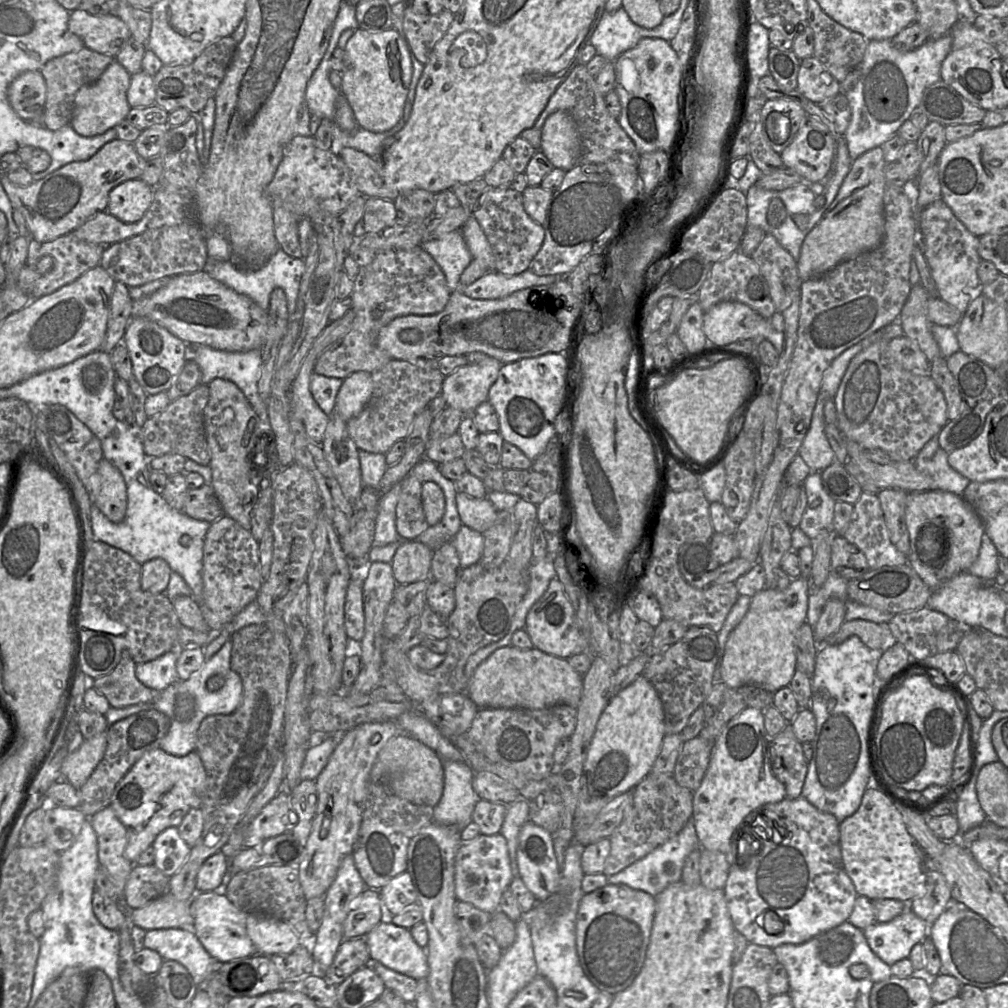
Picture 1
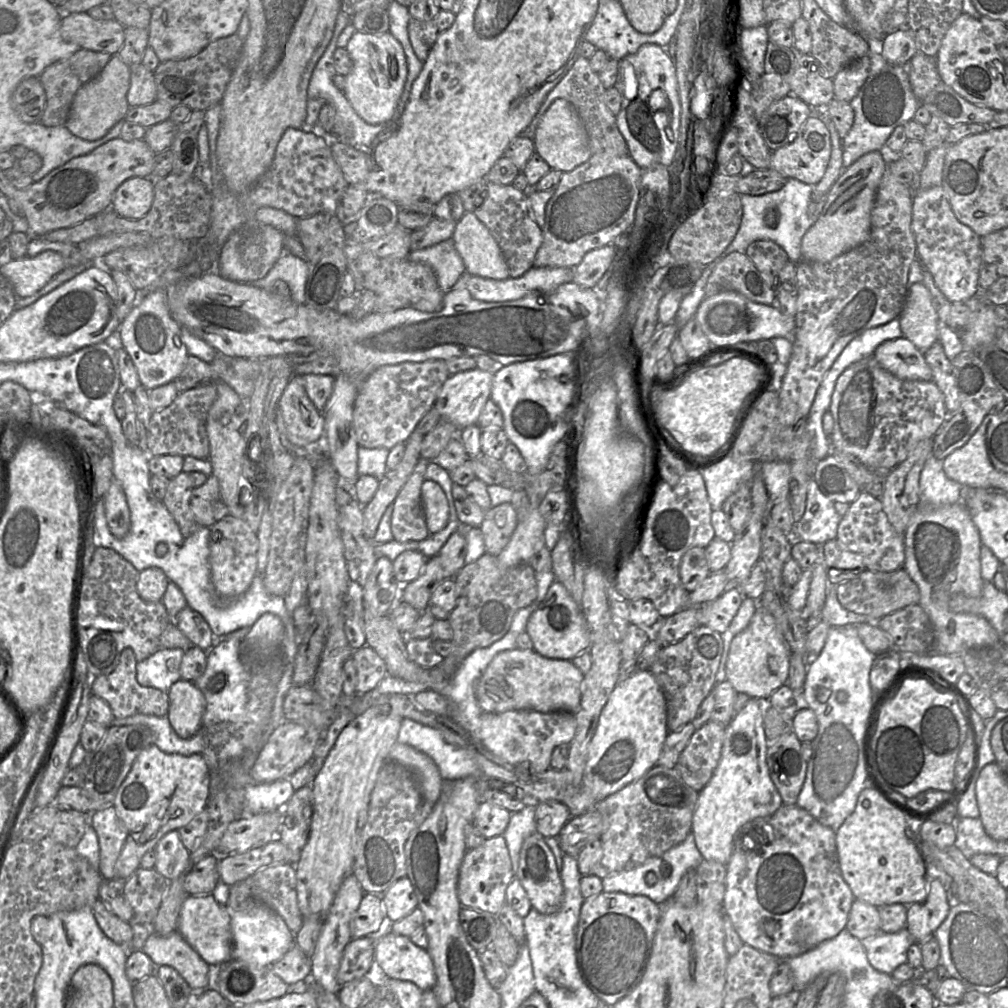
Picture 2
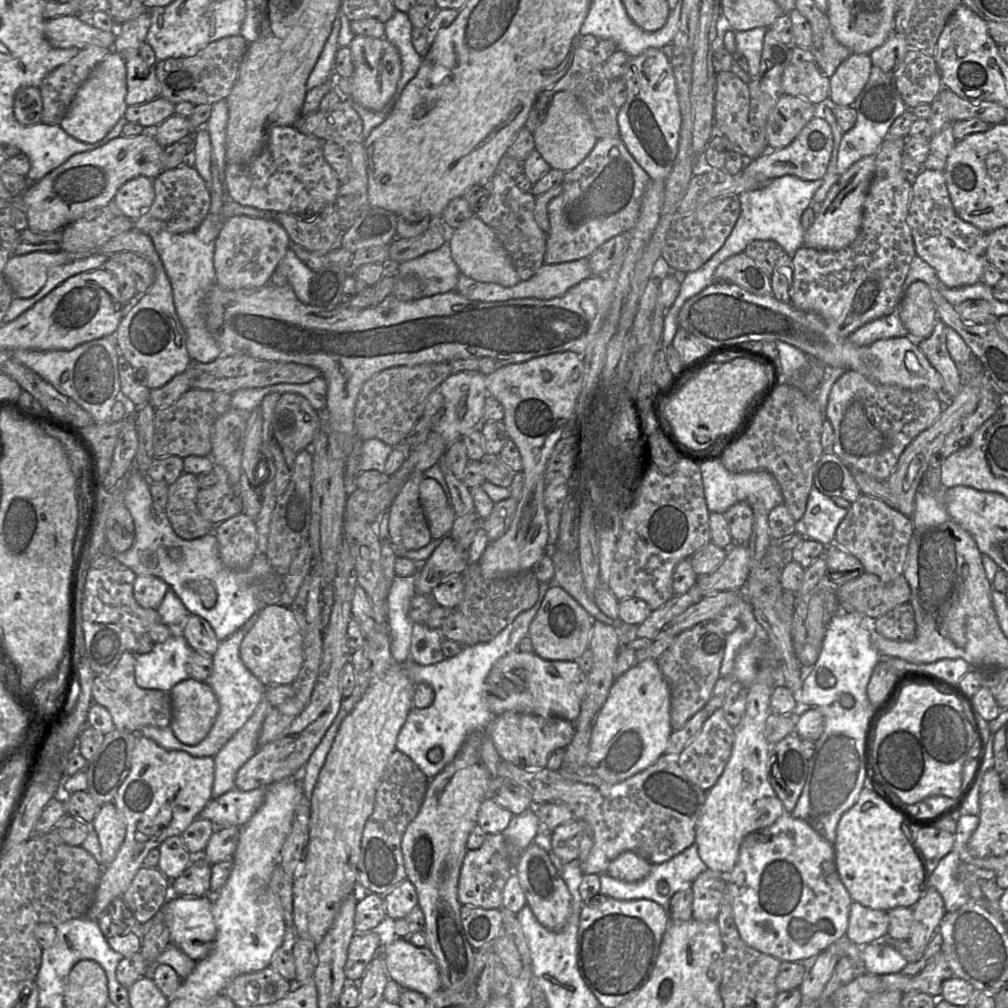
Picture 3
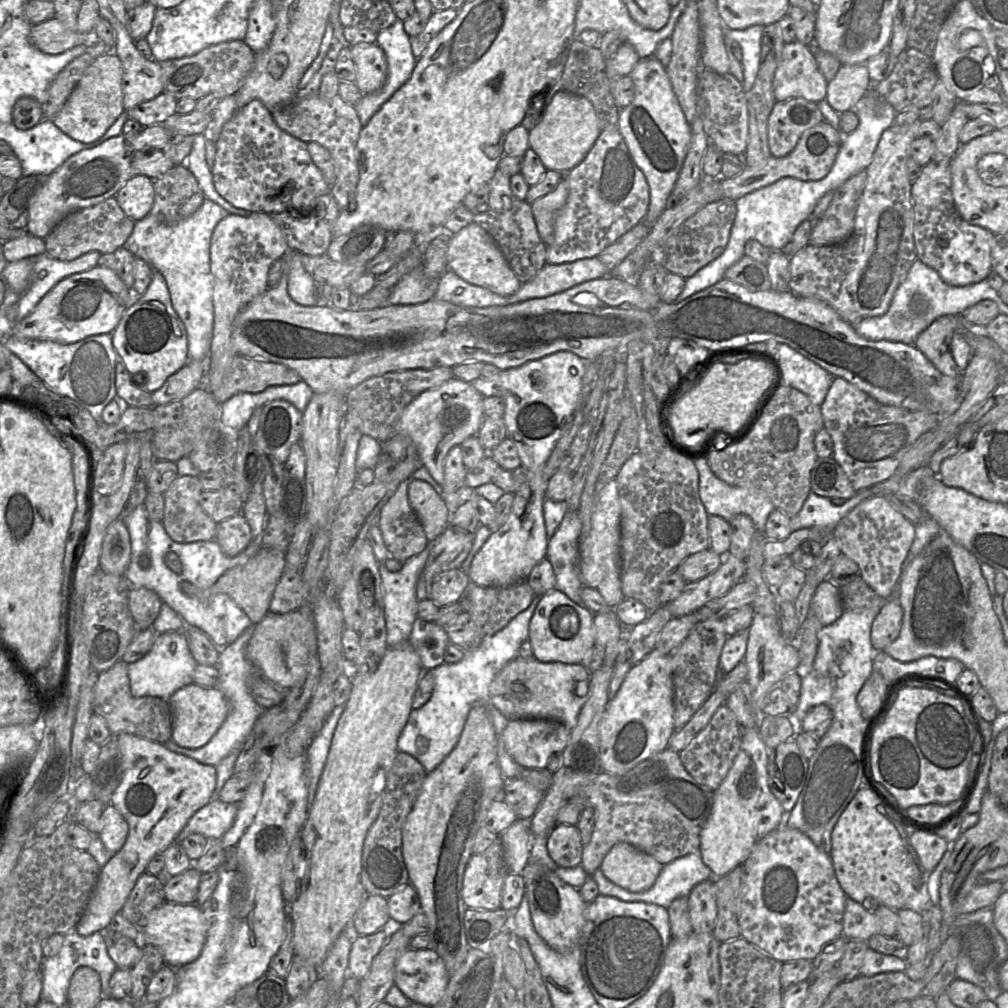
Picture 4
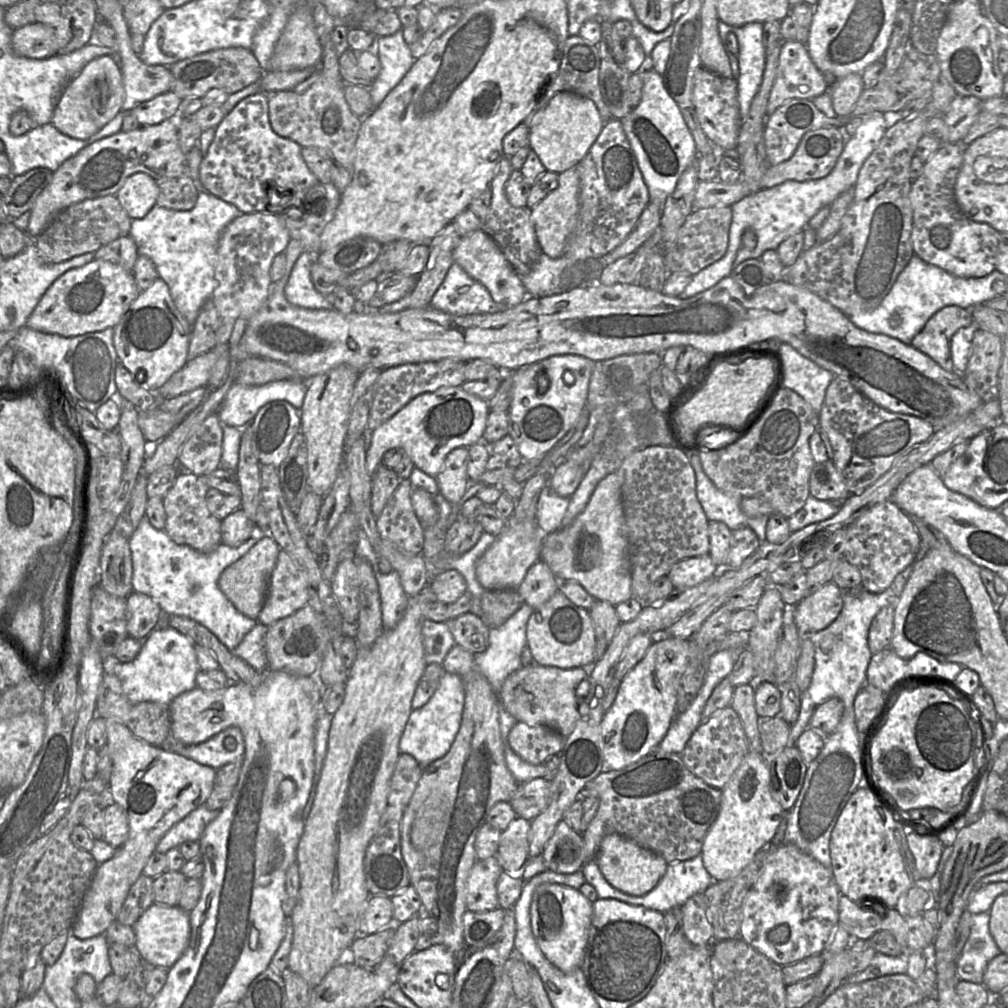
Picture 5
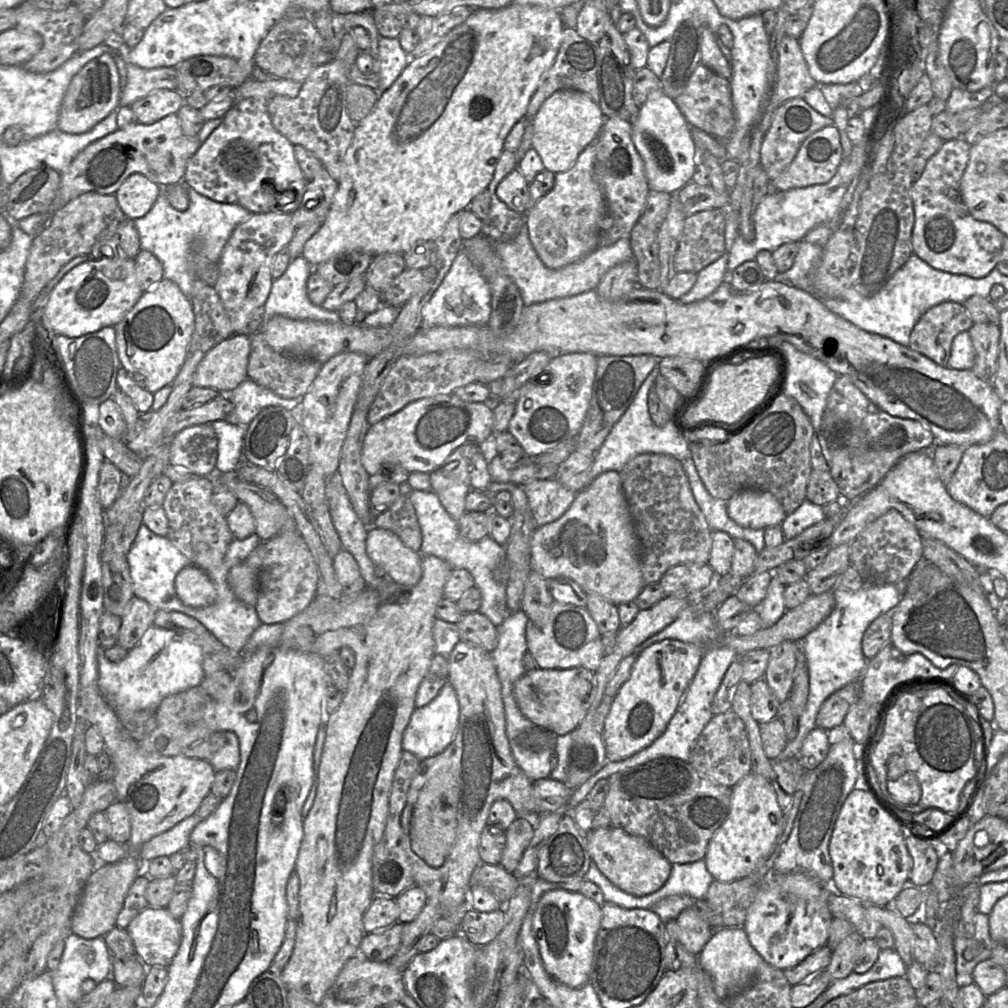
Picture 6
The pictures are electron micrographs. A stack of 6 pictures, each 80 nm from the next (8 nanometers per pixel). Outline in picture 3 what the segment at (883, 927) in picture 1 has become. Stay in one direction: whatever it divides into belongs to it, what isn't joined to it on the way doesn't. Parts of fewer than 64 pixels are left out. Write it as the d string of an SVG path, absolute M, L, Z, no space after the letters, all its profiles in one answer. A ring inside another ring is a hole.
M876 941L861 947L862 967L865 973L886 975L900 973L907 960L891 945Z

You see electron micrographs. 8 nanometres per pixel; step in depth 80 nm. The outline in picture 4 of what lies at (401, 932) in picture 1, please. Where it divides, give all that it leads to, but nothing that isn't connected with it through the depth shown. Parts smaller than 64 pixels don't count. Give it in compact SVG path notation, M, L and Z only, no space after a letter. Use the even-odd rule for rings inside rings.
M407 948L395 963L394 983L411 1001L433 1007L443 998L450 976L433 949Z

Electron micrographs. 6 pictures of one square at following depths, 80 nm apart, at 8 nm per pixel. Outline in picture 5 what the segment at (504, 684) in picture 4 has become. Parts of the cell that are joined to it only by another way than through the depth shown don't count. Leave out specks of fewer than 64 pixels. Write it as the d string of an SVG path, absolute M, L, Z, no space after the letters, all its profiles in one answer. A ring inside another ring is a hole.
M536 663L522 666L505 679L498 694L499 702L518 721L545 725L567 737L574 730L581 716L580 705L585 703L587 697L578 697L576 688L589 675L588 667L562 669Z

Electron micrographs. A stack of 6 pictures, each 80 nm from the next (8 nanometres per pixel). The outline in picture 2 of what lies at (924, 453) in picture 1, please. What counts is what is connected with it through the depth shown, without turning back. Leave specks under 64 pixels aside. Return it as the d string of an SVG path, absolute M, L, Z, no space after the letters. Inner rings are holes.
M933 454L929 455L920 474L921 503L937 507L960 502L961 487L961 484L946 476L943 461Z

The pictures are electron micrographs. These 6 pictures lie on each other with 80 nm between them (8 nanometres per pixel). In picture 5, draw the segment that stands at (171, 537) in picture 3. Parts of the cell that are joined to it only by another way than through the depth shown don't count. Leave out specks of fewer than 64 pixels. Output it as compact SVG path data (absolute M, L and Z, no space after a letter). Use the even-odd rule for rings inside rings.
M144 516L133 535L129 539L132 557L132 591L150 596L159 604L163 613L167 615L185 616L191 618L210 630L229 650L234 650L245 635L254 628L258 620L249 618L241 613L218 588L218 579L225 568L243 557L260 539L255 534L237 547L223 543L210 553L201 553L195 549L176 544L165 530L154 528L148 518Z

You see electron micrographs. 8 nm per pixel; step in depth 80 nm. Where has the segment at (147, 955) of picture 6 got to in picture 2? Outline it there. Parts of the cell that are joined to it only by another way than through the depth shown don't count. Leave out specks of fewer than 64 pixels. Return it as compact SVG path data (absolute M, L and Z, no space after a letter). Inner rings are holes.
M213 894L189 895L181 906L177 931L206 963L210 966L219 966L232 959L233 941L230 921L228 908L220 904Z

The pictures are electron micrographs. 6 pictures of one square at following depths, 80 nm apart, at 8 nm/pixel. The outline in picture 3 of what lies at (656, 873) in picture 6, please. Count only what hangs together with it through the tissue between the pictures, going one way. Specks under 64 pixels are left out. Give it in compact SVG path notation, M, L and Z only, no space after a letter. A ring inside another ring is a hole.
M624 851L610 863L606 873L615 879L634 883L645 879L651 866L651 863L636 853Z

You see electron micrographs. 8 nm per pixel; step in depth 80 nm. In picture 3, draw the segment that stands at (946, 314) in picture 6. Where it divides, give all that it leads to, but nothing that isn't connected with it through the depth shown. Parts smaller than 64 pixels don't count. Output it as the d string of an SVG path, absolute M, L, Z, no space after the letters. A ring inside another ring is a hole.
M938 319L932 334L928 338L918 341L917 345L940 374L943 382L942 396L950 400L960 391L961 377L957 365L948 352L945 330L946 325Z

